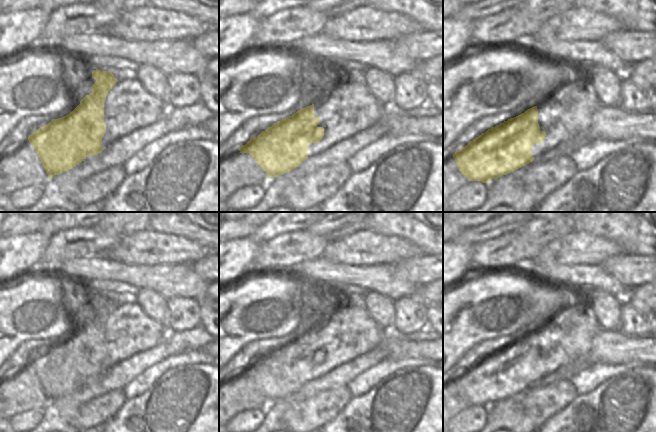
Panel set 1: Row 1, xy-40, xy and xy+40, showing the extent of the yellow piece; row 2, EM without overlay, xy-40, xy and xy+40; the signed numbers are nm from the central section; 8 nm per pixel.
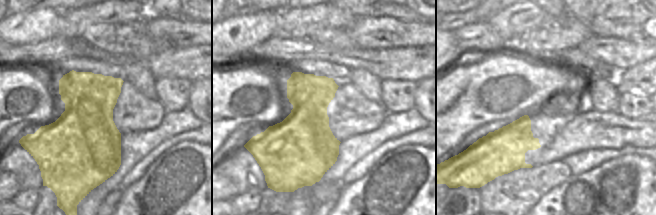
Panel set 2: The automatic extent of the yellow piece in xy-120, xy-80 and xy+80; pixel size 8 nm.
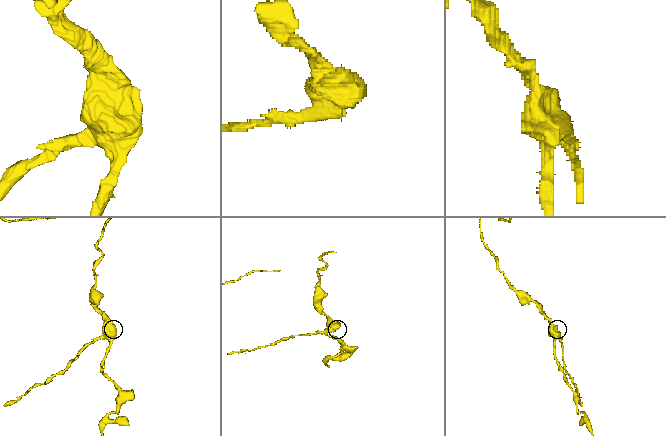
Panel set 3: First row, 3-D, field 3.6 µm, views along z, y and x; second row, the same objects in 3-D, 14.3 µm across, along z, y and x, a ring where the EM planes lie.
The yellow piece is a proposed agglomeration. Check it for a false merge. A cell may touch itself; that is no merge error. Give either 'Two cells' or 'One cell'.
Two cells

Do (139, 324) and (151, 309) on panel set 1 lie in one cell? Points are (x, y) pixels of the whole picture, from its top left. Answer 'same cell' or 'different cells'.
different cells

